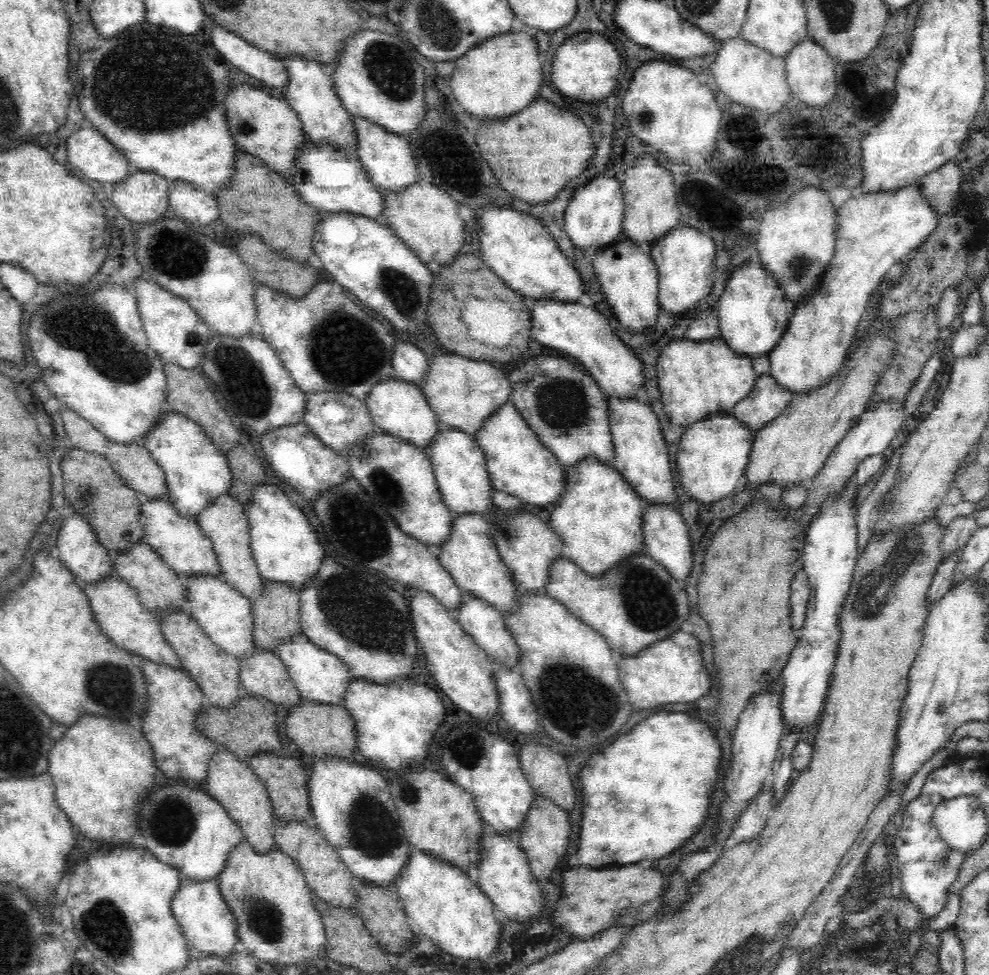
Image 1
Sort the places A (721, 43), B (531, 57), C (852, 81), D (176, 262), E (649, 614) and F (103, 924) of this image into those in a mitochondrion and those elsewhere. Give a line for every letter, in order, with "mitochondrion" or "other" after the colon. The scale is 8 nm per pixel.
A: other
B: other
C: other
D: mitochondrion
E: mitochondrion
F: mitochondrion

